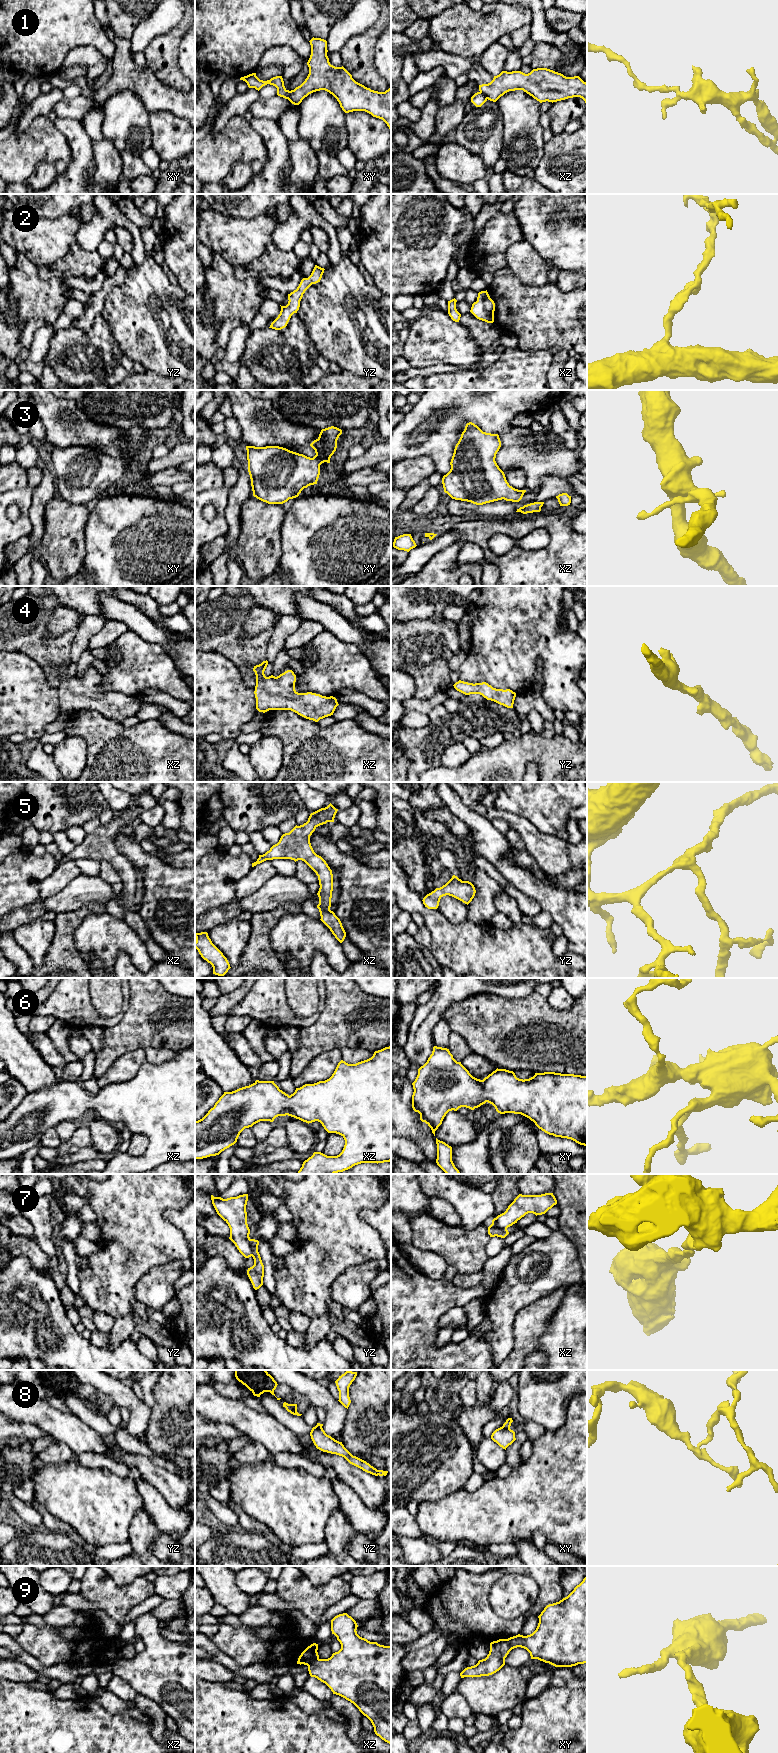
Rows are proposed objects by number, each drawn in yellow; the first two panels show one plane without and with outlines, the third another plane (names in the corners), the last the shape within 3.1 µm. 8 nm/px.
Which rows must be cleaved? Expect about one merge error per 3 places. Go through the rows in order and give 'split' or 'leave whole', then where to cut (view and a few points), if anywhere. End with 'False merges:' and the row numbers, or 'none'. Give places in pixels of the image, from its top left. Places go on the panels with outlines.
1: split; cut xy (285, 90), (288, 98)
2: leave whole; cut none
3: leave whole; cut none
4: leave whole; cut none
5: leave whole; cut none
6: leave whole; cut none
7: split; cut yz (249, 1239), (252, 1255)
8: split; cut xy (502, 1426), (509, 1429)
9: split; cut xz (318, 1658), (308, 1666)
False merges: 1, 7, 8, 9

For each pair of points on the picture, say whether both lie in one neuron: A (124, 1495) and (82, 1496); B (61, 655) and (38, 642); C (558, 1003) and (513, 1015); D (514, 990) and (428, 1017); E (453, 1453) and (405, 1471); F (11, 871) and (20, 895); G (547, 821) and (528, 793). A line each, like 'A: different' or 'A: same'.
A: same
B: same
C: different
D: same
E: same
F: same
G: same

